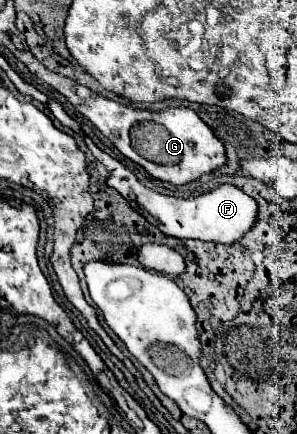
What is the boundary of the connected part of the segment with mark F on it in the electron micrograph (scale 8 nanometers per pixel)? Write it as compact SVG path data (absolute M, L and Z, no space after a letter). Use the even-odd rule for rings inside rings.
M86 136L84 141L88 150L94 154L94 158L100 164L106 166L106 170L108 170L106 184L110 188L118 190L128 200L130 206L140 210L150 224L158 226L168 236L232 244L232 242L240 240L242 234L248 232L252 228L254 220L256 220L256 212L258 212L256 202L248 194L244 194L240 188L236 188L232 184L220 184L220 186L216 186L216 188L212 188L212 190L208 190L208 192L204 192L200 196L192 196L192 198L164 196L164 194L158 194L158 192L146 188L122 162L118 162L112 156L108 156L98 146L94 146L91 138Z

